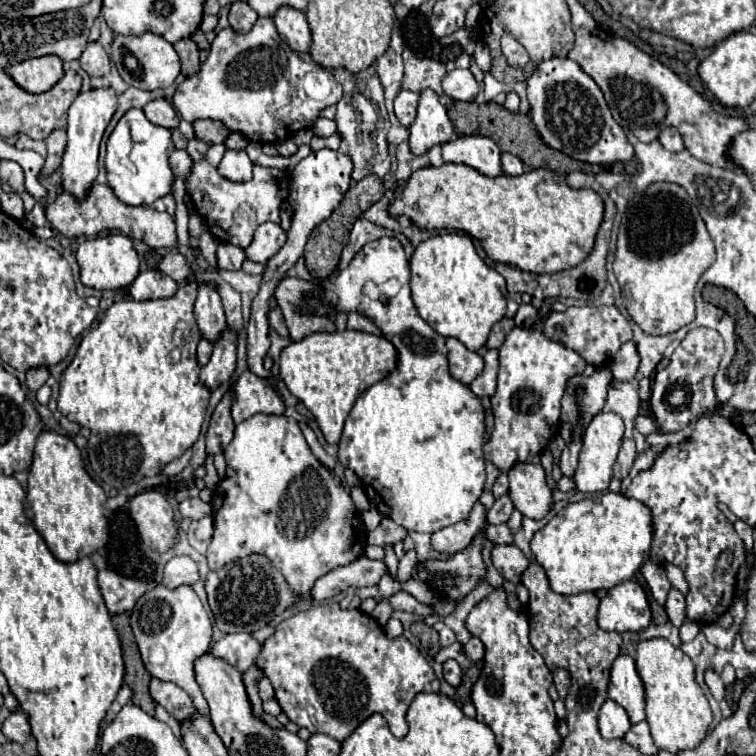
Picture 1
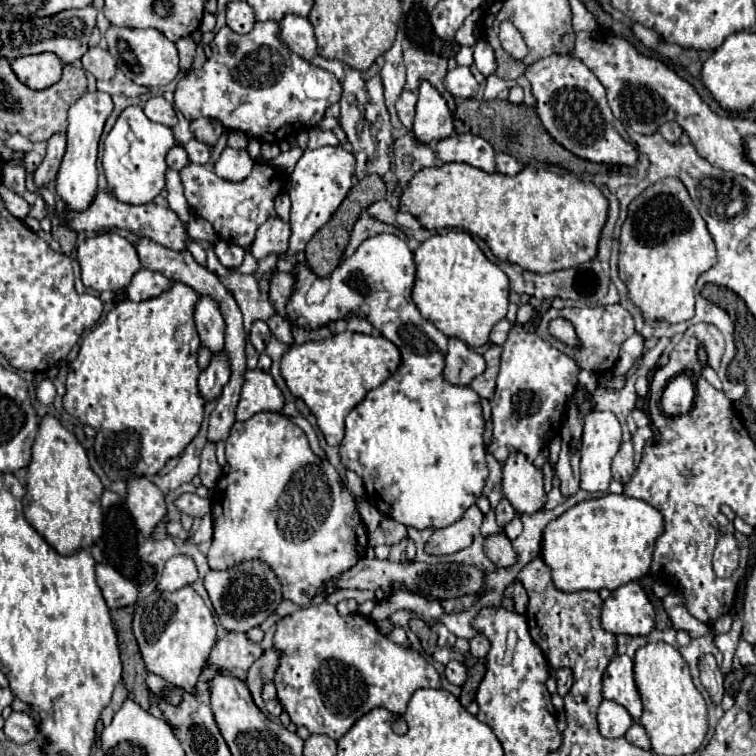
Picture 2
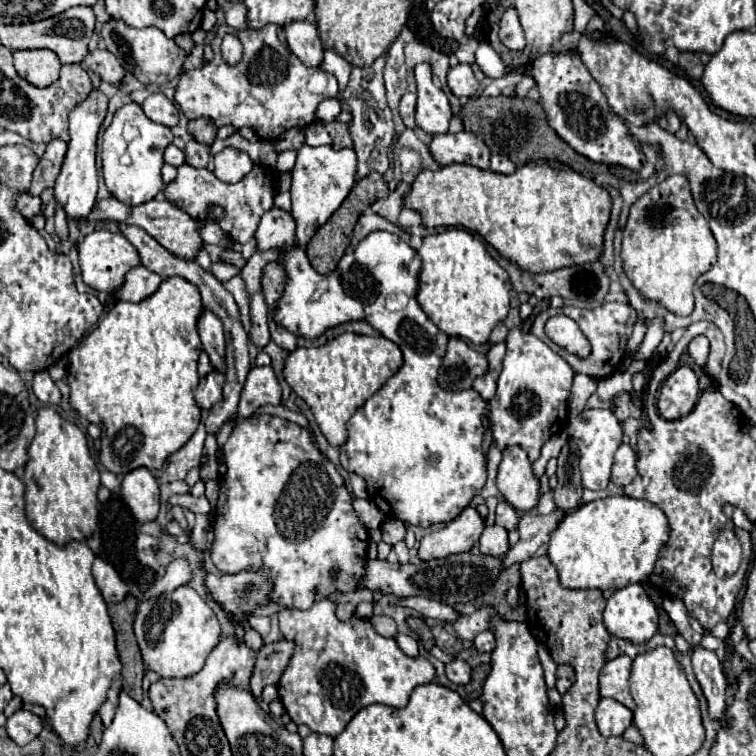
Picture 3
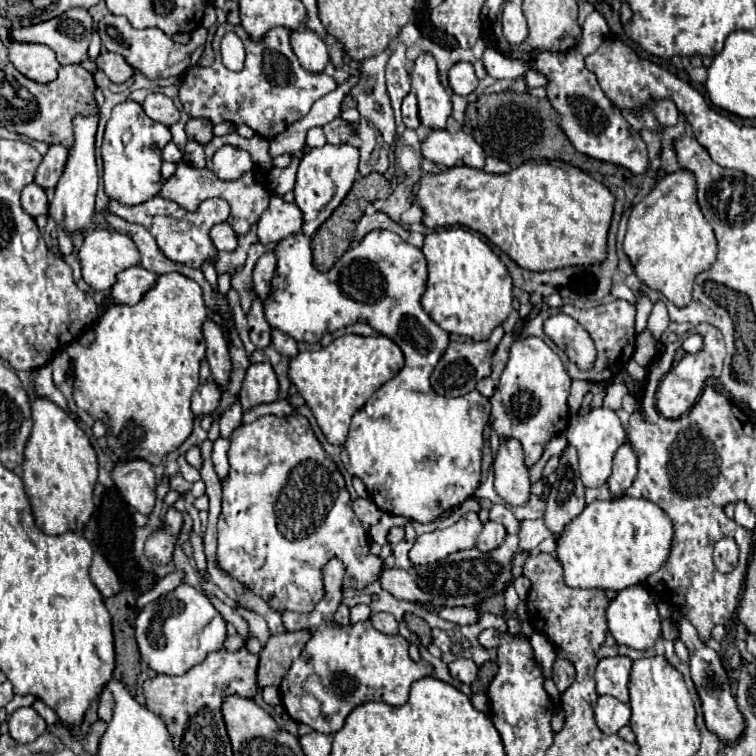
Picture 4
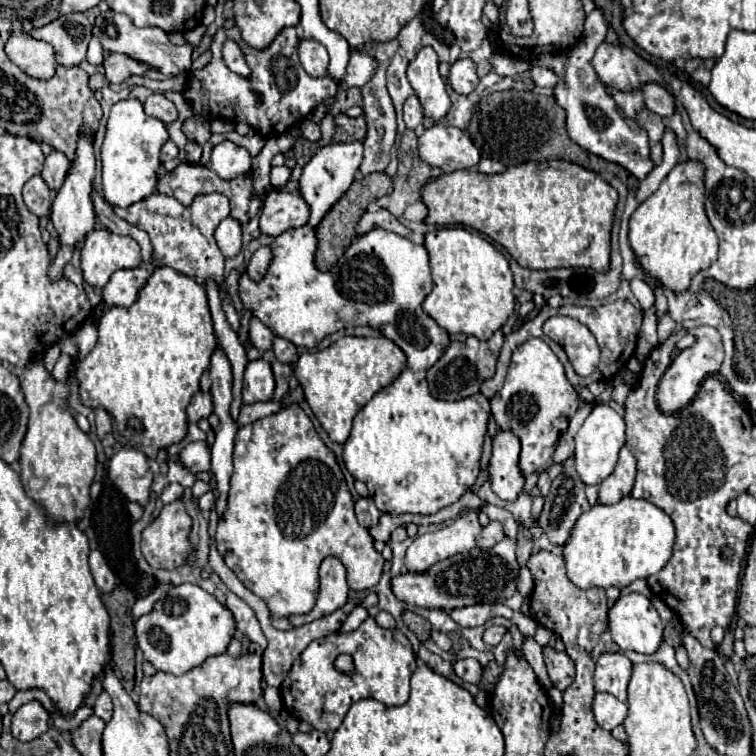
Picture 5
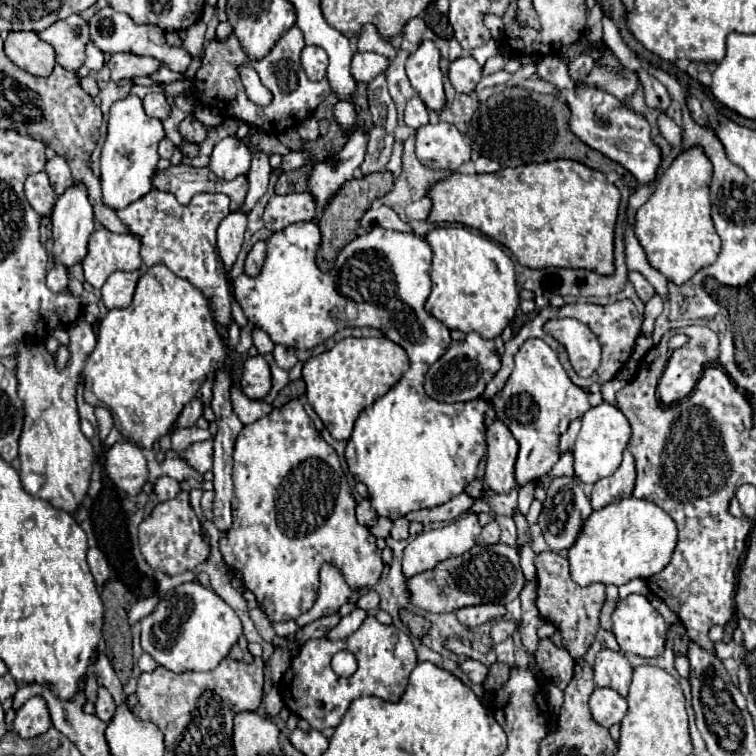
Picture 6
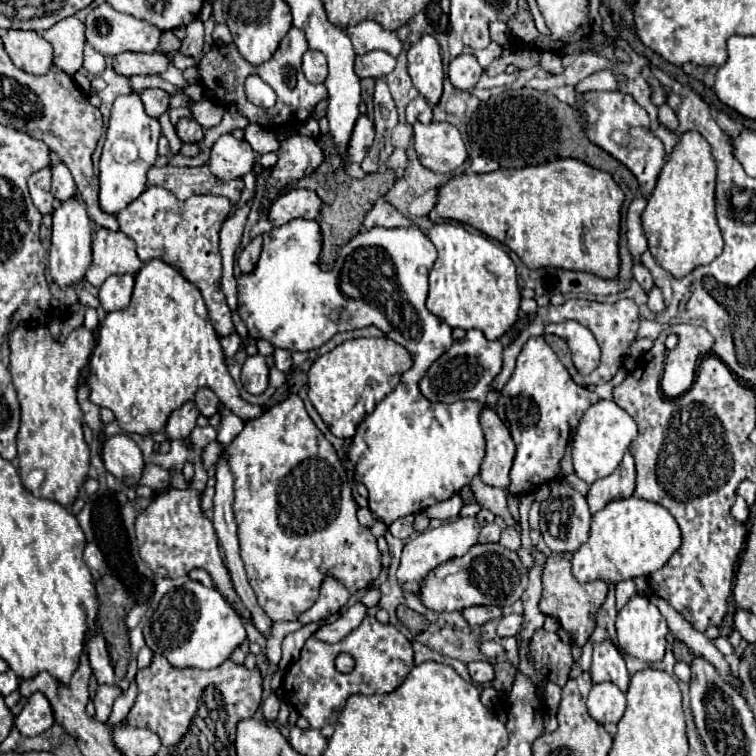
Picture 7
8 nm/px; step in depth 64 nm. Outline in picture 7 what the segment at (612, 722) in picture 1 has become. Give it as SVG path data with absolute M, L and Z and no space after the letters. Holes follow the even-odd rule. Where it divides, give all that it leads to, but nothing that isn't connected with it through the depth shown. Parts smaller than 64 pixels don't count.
M600 682L600 684L592 684L586 706L588 706L588 714L596 722L600 722L600 724L614 722L616 724L620 720L620 716L624 714L626 696L616 684Z

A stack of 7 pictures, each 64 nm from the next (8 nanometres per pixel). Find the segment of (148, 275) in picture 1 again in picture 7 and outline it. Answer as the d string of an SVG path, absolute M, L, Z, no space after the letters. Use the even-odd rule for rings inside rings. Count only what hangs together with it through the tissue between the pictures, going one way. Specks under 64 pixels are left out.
M122 274L122 276L110 276L98 292L98 300L100 306L106 312L114 312L114 310L124 310L130 304L130 296L132 296L132 288L134 288L134 276L132 274Z

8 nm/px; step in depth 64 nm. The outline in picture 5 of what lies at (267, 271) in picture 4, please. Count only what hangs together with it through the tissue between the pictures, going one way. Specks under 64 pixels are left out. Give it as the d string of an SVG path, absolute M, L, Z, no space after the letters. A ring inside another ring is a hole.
M260 246L254 256L250 258L248 266L246 266L246 274L252 276L252 280L260 280L260 276L264 276L264 272L268 270L268 260L272 260L272 252L268 246Z

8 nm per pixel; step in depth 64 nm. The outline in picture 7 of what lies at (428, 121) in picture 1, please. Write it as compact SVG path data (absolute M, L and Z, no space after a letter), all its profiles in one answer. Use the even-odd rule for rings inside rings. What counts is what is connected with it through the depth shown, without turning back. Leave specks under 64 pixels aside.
M426 34L414 42L408 50L408 74L416 90L434 106L442 96L444 64L440 56L440 44L434 36Z

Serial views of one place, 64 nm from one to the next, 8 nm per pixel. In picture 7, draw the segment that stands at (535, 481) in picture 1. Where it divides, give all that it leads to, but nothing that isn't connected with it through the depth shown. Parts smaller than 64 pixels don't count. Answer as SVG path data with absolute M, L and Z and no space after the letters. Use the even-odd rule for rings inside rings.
M482 408L480 426L486 438L486 458L480 466L480 478L488 486L508 488L508 472L512 468L516 446L504 422L492 408Z

